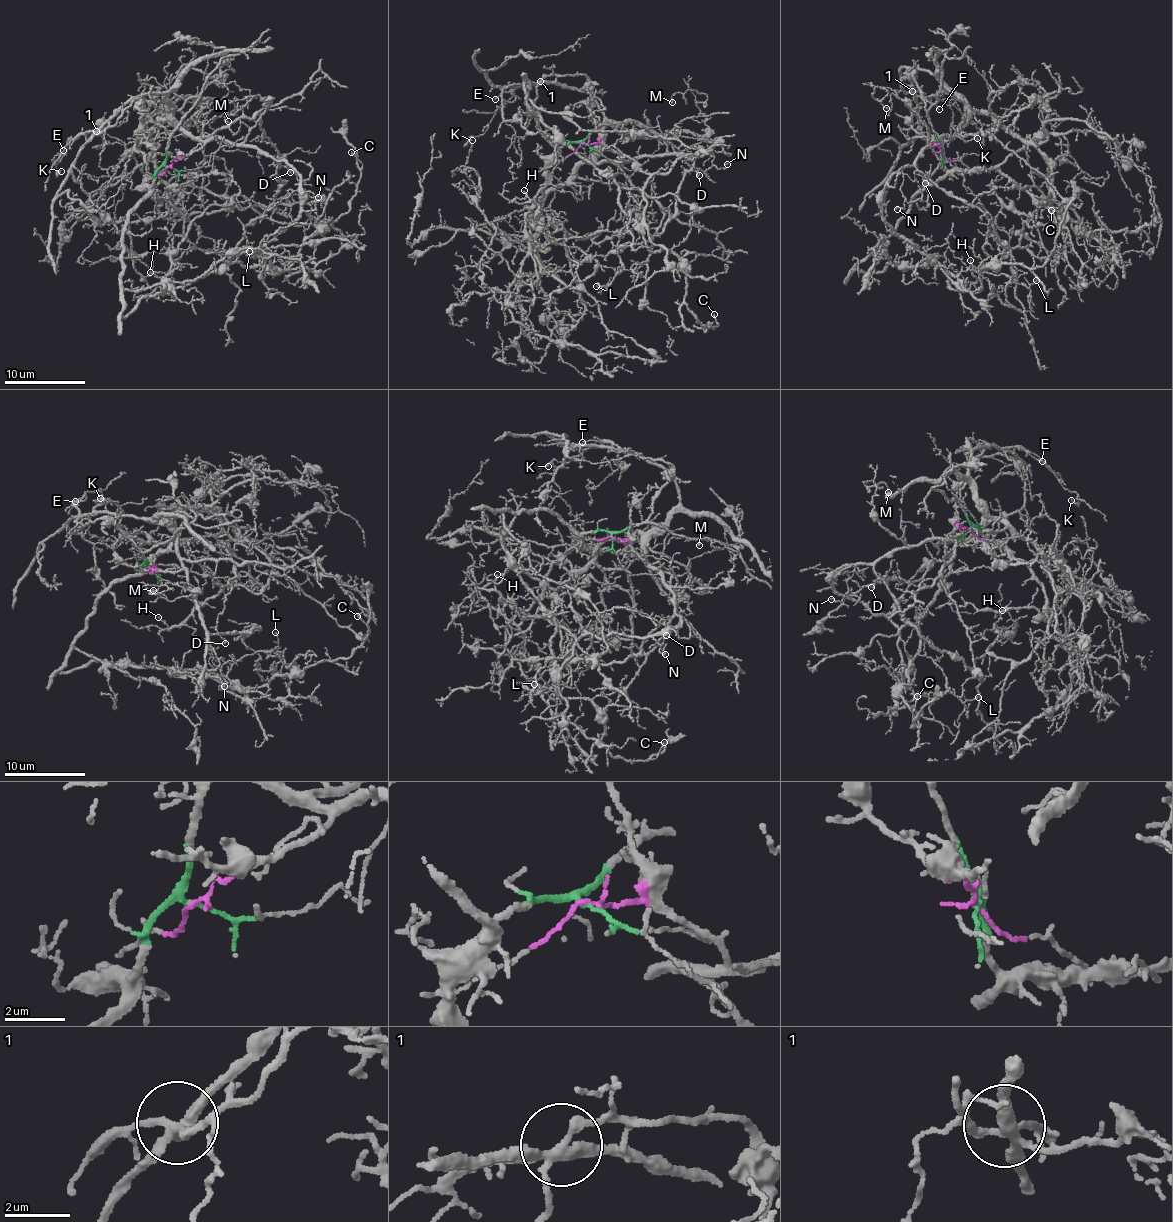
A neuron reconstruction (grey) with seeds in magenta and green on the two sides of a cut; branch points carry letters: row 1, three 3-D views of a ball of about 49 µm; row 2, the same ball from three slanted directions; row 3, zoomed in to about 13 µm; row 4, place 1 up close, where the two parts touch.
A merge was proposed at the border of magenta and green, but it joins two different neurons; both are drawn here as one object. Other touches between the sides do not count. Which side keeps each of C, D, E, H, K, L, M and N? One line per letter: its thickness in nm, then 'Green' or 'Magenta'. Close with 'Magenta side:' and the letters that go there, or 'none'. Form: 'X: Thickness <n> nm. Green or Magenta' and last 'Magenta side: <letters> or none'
C: Thickness 120 nm. Green
D: Thickness 110 nm. Magenta
E: Thickness 100 nm. Green
H: Thickness 120 nm. Magenta
K: Thickness 120 nm. Green
L: Thickness 100 nm. Green
M: Thickness 120 nm. Magenta
N: Thickness 90 nm. Magenta
Magenta side: D, H, M, N

